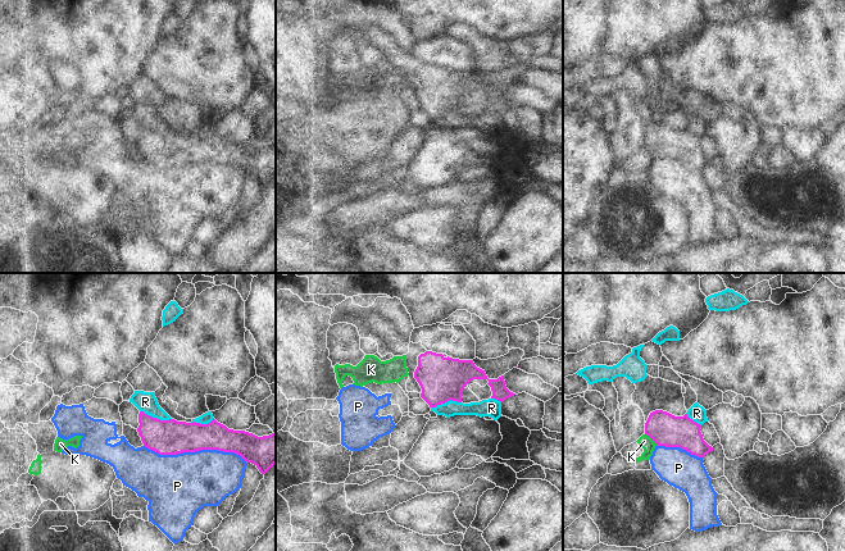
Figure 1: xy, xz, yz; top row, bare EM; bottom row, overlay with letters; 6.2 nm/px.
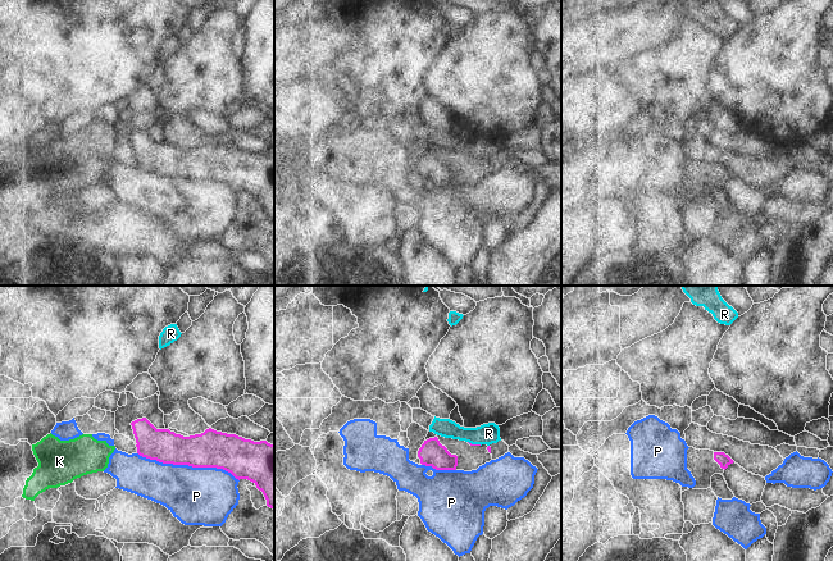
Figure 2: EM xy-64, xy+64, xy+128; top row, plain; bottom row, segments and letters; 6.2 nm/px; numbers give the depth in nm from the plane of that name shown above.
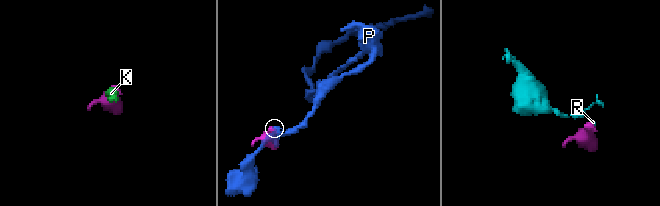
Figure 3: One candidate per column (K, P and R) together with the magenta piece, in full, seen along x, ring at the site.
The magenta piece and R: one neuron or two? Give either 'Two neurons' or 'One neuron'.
Two neurons.

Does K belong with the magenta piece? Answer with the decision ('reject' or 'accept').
reject

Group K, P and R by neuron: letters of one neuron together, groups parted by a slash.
K / P / R

